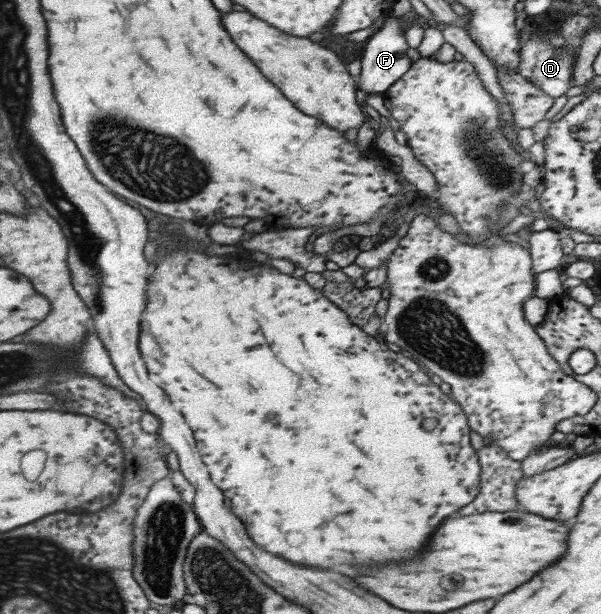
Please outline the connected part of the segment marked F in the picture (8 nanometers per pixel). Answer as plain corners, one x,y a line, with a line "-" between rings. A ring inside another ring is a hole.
386,16
384,24
367,39
368,44
365,47
361,57
361,73
358,86
364,92
380,93
383,95
397,81
401,80
413,65
413,61
407,57
407,36
405,29
401,25
403,17

